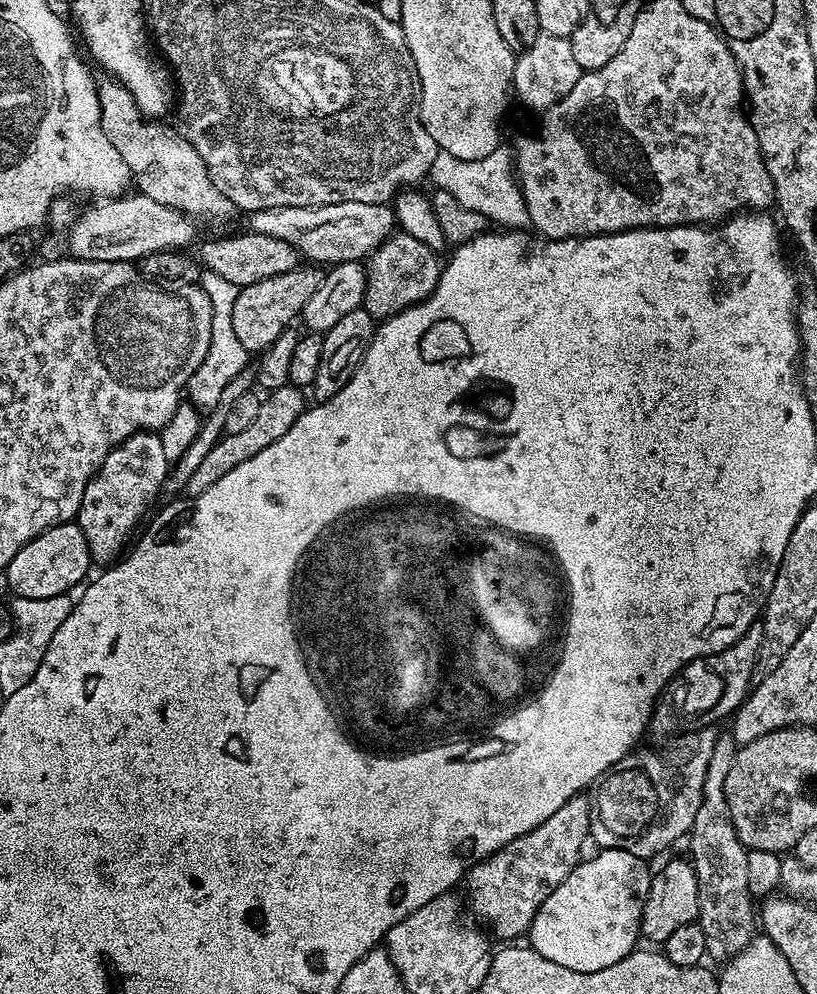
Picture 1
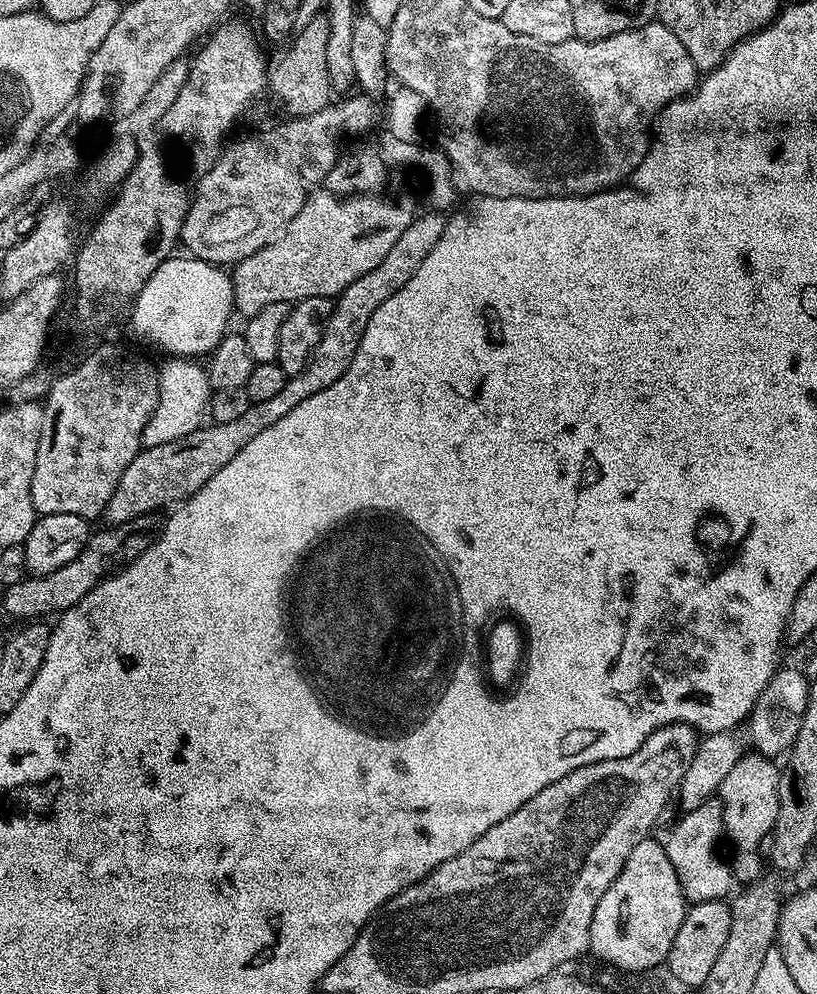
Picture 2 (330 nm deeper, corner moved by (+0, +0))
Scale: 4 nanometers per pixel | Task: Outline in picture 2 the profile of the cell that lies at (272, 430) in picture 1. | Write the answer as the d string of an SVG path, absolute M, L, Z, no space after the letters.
M138 518L128 523L104 526L101 532L93 531L89 535L86 546L80 551L78 558L66 562L66 566L54 570L49 576L32 576L17 584L7 585L3 589L5 614L20 620L16 622L32 622L37 618L44 618L47 612L59 614L70 606L82 602L82 598L86 598L86 594L90 594L94 586L98 586L101 580L107 580L117 571L121 563L119 551L123 548L128 536L138 531L143 524L143 519Z

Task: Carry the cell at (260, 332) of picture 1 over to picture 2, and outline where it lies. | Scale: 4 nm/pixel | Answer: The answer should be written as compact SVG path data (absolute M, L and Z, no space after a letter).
M317 190L312 192L302 206L302 210L298 210L298 214L294 214L294 218L283 232L271 240L266 246L262 246L262 250L258 250L254 254L250 254L244 260L240 260L231 269L232 278L232 302L237 313L240 312L244 318L258 315L260 311L265 310L266 306L274 303L286 303L289 306L296 303L297 300L305 300L306 298L314 298L315 296L327 296L335 298L340 295L342 290L346 290L346 286L350 286L350 282L358 282L358 278L362 278L362 274L370 274L370 270L374 270L374 266L378 266L378 262L382 262L382 258L386 258L386 254L390 254L390 250L394 247L394 242L398 242L398 238L402 238L402 234L412 224L418 215L418 207L408 196L400 196L397 200L387 200L384 194L357 194L355 196L336 196L327 190Z

